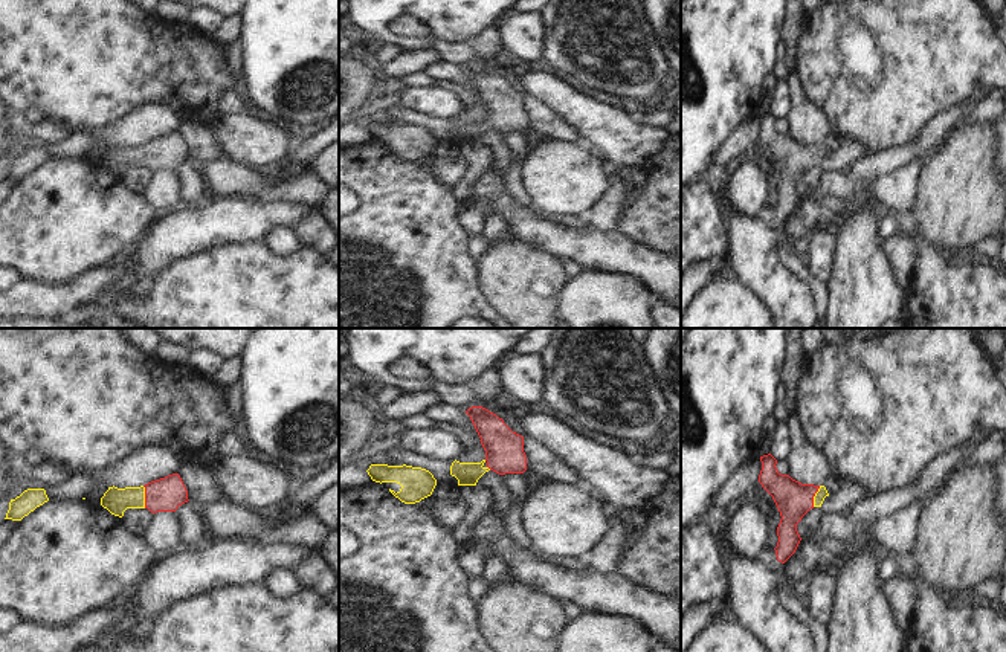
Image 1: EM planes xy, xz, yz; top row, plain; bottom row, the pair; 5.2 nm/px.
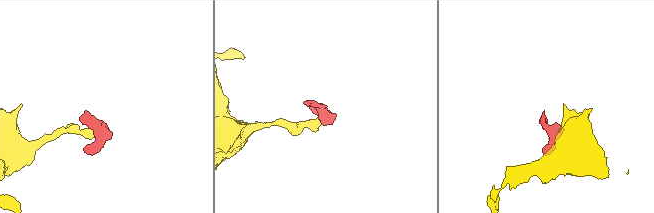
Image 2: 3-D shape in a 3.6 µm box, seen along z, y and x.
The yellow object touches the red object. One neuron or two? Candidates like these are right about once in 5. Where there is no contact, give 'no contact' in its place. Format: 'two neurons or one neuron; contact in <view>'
one neuron; contact in xy

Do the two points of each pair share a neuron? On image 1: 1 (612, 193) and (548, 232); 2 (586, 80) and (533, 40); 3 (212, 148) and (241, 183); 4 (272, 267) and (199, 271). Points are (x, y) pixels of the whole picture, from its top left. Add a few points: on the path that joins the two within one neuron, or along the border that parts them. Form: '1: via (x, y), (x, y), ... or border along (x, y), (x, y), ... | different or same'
1: border along (590, 225), (599, 231), (617, 231) | different
2: border along (539, 16), (544, 25), (542, 55) | different
3: border along (223, 156), (197, 164) | different
4: via (254, 271), (217, 271) | same

